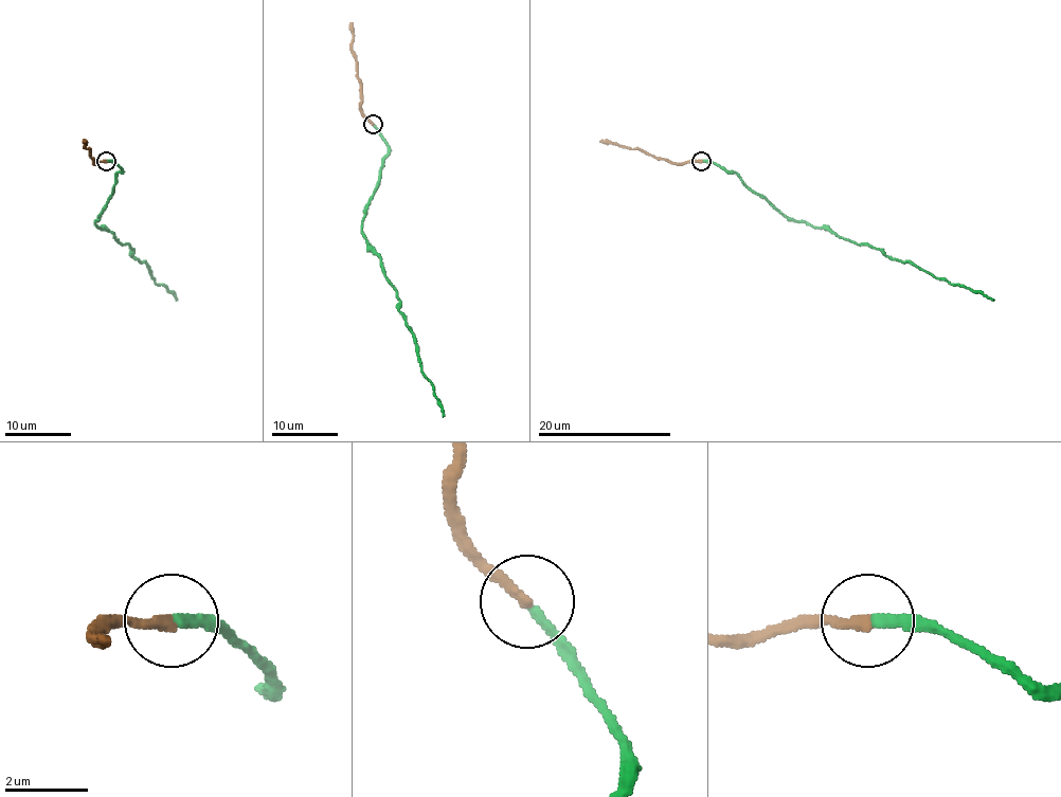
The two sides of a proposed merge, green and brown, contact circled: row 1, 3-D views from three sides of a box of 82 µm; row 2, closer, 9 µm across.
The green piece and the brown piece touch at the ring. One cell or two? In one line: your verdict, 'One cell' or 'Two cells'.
One cell

